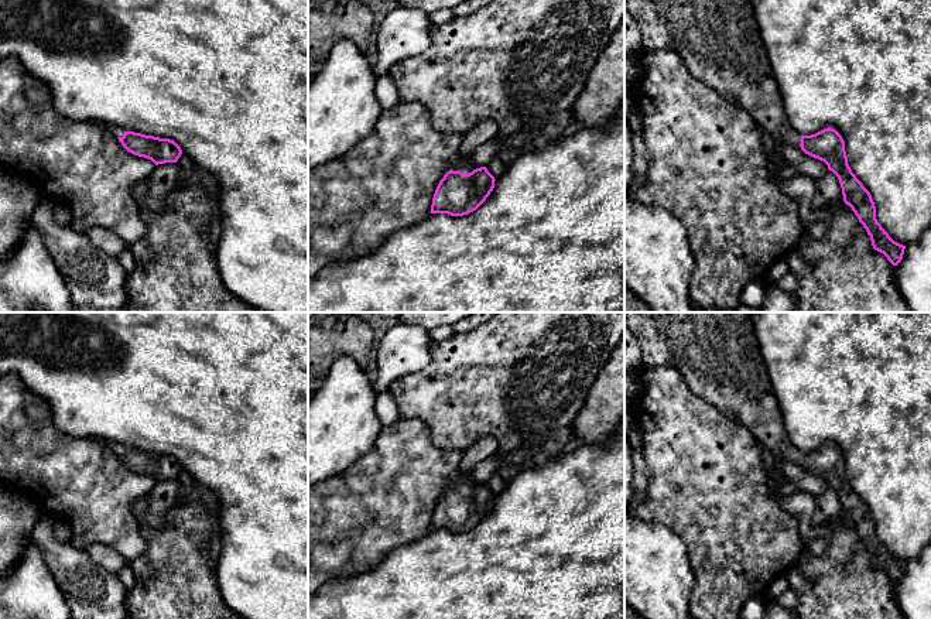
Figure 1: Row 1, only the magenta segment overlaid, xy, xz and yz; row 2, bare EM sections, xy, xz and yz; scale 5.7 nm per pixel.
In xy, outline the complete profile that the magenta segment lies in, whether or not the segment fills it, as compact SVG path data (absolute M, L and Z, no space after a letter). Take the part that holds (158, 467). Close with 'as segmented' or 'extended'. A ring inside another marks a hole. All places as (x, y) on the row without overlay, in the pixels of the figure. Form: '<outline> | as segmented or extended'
M106 442L119 455L121 462L131 471L151 476L155 482L177 479L182 471L181 464L170 455L124 448L117 442Z | extended

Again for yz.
M624 312L624 322L640 343L644 366L675 366L696 396L745 425L763 448L824 478L838 493L843 519L852 524L866 546L873 565L883 570L893 582L901 578L906 562L894 558L877 538L870 509L848 481L842 452L831 444L811 452L801 452L793 444L760 353L750 312Z | extended

